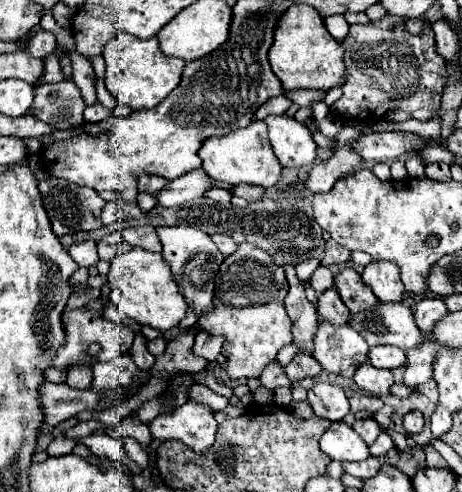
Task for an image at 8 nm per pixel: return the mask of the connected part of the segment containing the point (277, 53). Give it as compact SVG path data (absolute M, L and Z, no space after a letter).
M306 4L290 6L274 30L274 44L270 48L270 66L280 78L286 92L290 90L330 90L346 82L346 68L342 62L342 42L334 40L324 26L324 18L316 8Z

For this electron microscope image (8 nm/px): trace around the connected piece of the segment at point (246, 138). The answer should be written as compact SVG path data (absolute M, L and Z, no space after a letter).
M252 122L246 128L238 128L226 136L220 138L208 138L202 148L200 148L200 158L202 158L202 170L214 178L222 180L226 184L256 184L262 188L272 188L280 180L282 166L278 158L272 152L270 140L268 140L268 130L264 122Z

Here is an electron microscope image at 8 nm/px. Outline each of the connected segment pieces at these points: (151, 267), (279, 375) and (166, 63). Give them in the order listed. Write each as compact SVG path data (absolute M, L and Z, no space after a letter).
M140 246L130 248L124 254L118 254L110 264L108 284L112 288L110 300L134 322L148 324L156 330L170 330L186 316L186 300L174 284L174 276L162 254L144 250Z
M274 362L264 368L264 372L262 372L262 376L260 376L260 382L262 382L262 386L268 388L270 392L274 392L276 388L282 388L282 386L292 388L292 382L286 378L284 370L282 370L278 364L274 364Z
M118 32L104 46L102 58L106 60L106 88L118 102L130 106L132 110L156 108L162 100L166 100L166 96L170 96L170 92L182 80L184 62L180 58L162 54L156 38L140 40L132 34Z

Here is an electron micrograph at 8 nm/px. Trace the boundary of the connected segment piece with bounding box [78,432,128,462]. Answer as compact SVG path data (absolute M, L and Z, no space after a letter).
M94 432L94 434L86 436L86 438L78 438L78 442L86 444L96 456L108 456L114 462L126 462L128 460L122 442L114 434Z

